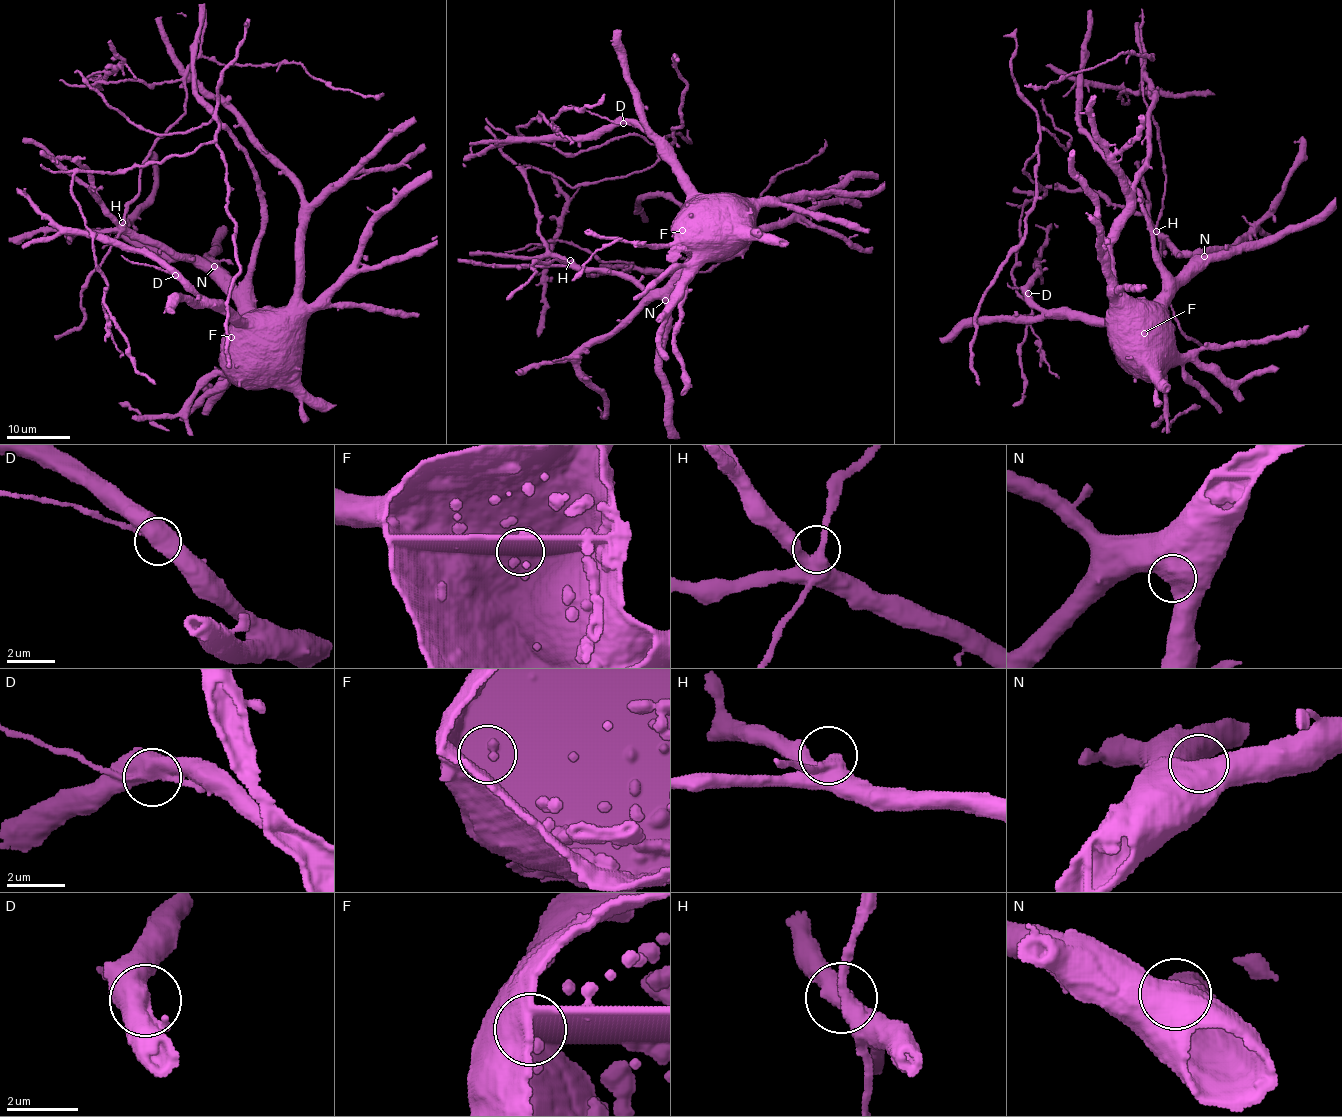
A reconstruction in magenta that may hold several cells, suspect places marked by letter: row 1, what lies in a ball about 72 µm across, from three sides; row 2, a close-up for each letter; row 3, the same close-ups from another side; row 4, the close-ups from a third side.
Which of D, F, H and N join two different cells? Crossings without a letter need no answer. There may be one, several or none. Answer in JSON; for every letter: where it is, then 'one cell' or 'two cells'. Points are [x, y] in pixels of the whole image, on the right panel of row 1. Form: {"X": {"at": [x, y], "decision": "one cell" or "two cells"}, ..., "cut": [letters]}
{"D": {"at": [1028, 293], "decision": "two cells"}, "F": {"at": [1144, 333], "decision": "one cell"}, "H": {"at": [1156, 231], "decision": "one cell"}, "N": {"at": [1204, 256], "decision": "one cell"}, "cut": ["D"]}

